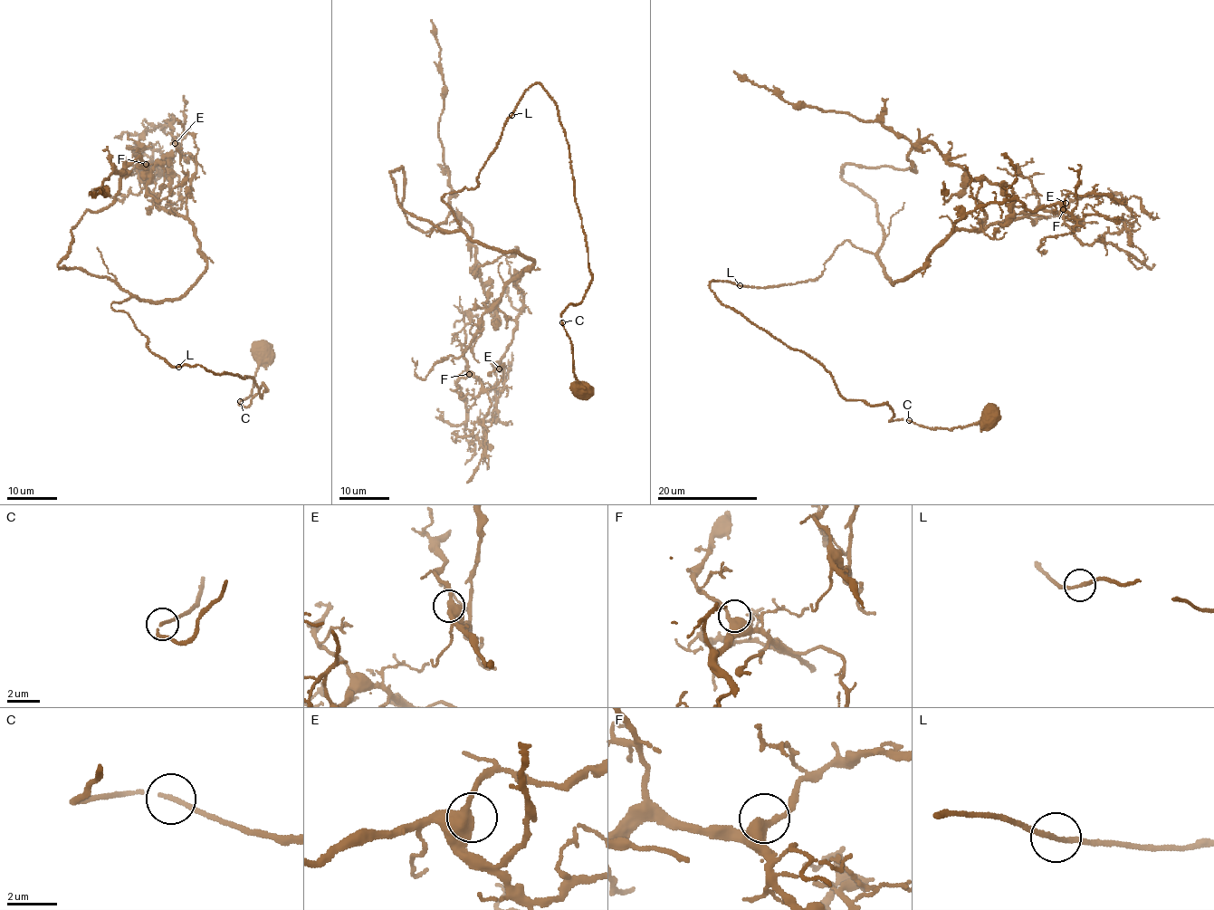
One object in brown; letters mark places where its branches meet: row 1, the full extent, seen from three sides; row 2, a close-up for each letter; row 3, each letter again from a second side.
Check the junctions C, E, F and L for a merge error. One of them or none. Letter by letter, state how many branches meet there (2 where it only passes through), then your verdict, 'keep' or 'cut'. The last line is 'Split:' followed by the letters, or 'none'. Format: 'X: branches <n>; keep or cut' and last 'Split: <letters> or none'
C: branches 2; keep
E: branches 2; keep
F: branches 2; keep
L: branches 2; keep
Split: none

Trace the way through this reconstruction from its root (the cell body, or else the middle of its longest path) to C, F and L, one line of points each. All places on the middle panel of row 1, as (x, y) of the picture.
C: (578, 392), (575, 393), (577, 378), (573, 371), (573, 344), (561, 322)
F: (578, 392), (561, 312), (591, 272), (538, 83), (479, 186), (441, 199), (534, 261), (469, 374)
L: (578, 392), (561, 312), (581, 302), (591, 272), (569, 148), (555, 102), (541, 85), (530, 85), (511, 115)

